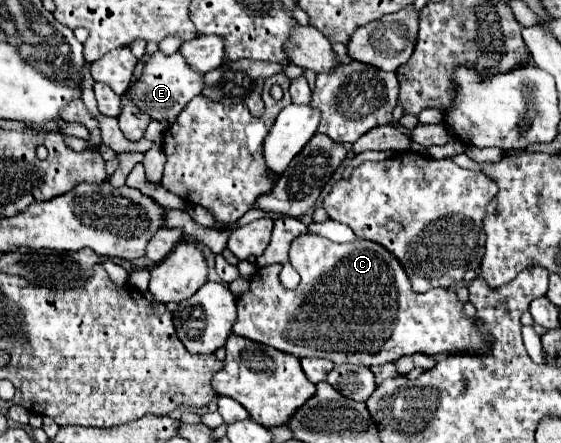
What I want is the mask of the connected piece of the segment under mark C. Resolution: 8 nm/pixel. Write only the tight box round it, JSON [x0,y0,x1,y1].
[233,233,489,365]

